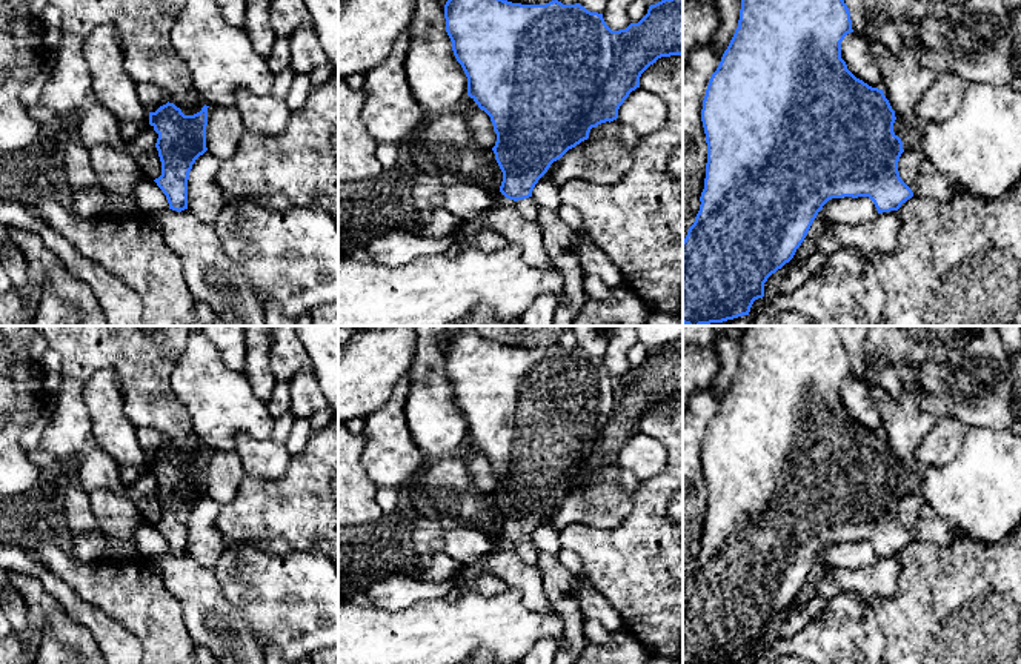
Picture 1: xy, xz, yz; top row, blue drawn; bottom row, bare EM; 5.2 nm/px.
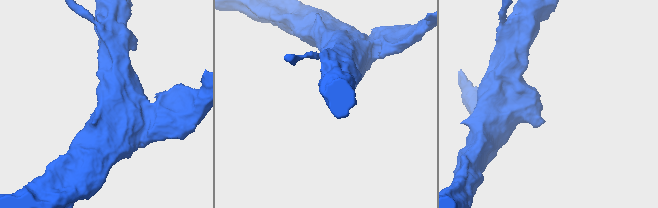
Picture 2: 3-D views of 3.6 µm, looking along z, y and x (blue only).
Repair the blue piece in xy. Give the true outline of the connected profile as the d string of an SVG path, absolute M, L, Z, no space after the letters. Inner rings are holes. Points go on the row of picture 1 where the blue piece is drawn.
M174 103L149 112L149 124L158 134L155 148L161 161L161 175L154 181L168 198L169 209L188 209L188 180L195 160L206 148L208 108L185 115Z

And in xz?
M447 0L444 18L454 55L467 77L467 95L494 124L497 141L492 151L503 172L500 192L504 198L449 235L417 237L391 231L372 237L364 251L371 261L403 266L421 255L444 254L464 237L489 227L518 244L527 264L549 267L552 261L543 246L541 227L521 218L514 203L532 197L550 164L587 140L592 128L618 118L620 106L640 88L640 77L650 65L661 57L683 55L683 0L650 5L638 23L620 31L612 31L603 14L558 0L546 5Z

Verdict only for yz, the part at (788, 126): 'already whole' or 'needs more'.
needs more

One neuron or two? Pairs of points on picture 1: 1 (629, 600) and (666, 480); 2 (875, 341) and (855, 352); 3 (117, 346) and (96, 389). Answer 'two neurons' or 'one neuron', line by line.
1: one neuron
2: two neurons
3: two neurons

